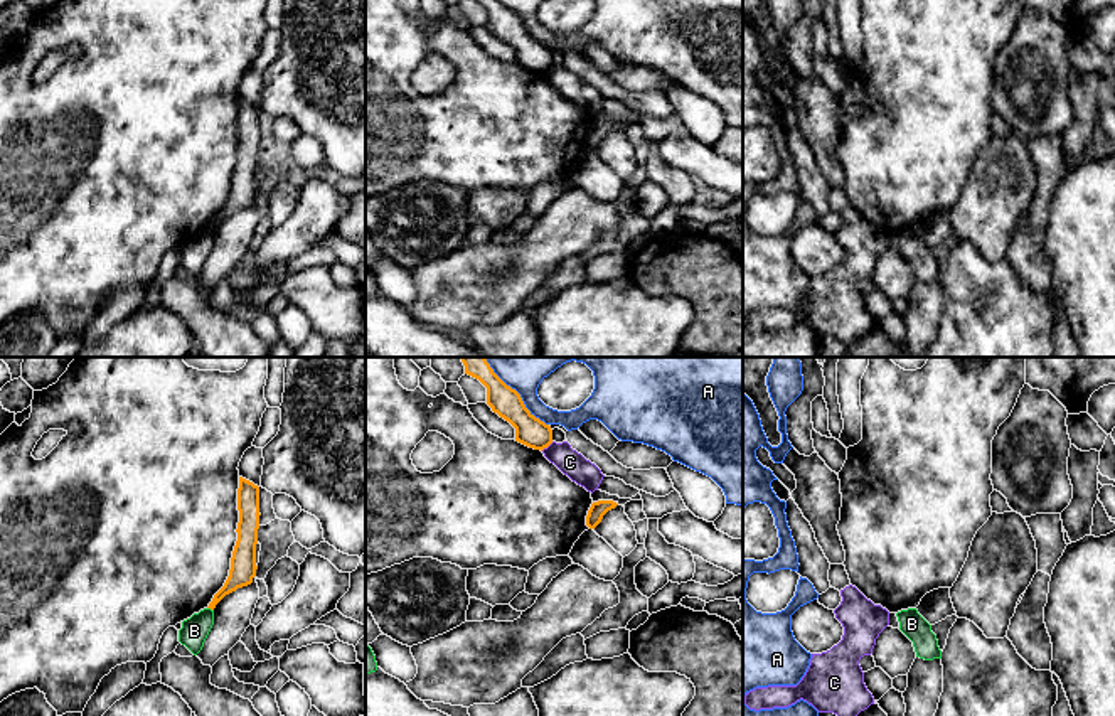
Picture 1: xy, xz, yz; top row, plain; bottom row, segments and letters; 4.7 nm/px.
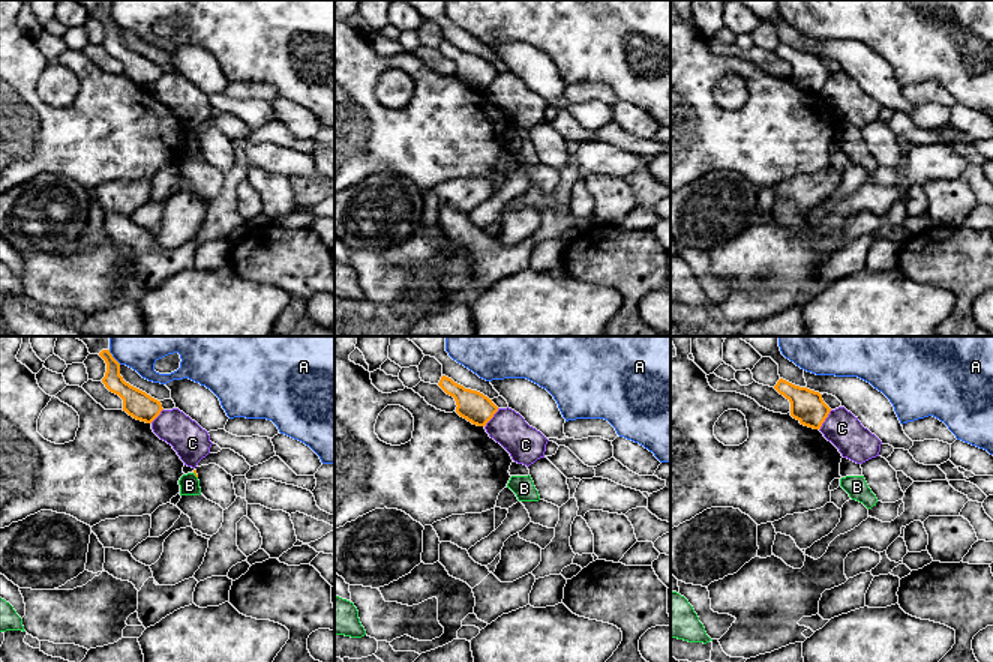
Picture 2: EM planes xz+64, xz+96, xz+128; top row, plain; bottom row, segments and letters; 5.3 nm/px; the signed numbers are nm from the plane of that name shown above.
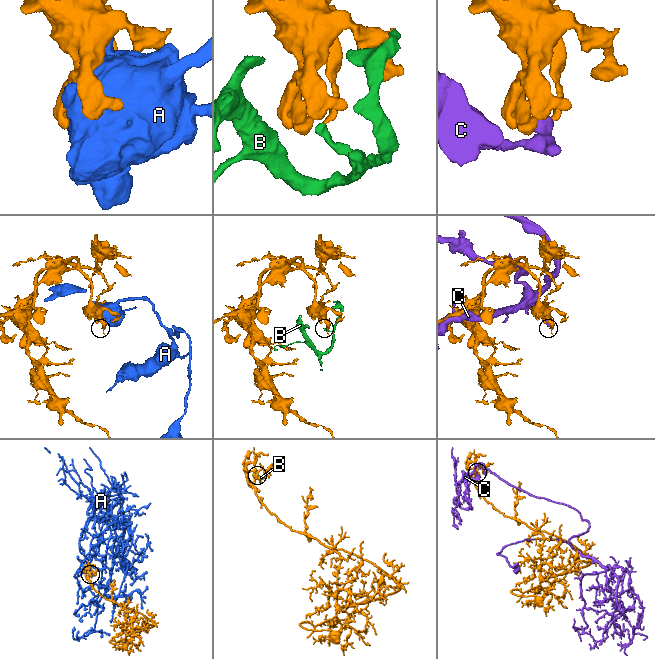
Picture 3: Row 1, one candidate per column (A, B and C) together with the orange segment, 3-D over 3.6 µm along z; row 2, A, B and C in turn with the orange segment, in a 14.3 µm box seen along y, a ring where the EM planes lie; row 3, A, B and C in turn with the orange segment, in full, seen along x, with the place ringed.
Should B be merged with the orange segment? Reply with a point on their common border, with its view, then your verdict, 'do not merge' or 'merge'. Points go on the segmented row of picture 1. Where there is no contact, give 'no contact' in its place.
meets orange in xy at (211, 609); do not merge

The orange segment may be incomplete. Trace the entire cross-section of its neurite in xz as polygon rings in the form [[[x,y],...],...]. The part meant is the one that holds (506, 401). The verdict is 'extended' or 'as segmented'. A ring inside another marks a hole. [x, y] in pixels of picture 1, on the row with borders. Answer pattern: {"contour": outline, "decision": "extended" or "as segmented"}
{"contour": [[[485,357],[460,359],[465,374],[478,379],[487,387],[487,404],[492,411],[515,428],[515,441],[541,452],[552,443],[551,426],[525,408],[520,394],[493,372]]], "decision": "as segmented"}

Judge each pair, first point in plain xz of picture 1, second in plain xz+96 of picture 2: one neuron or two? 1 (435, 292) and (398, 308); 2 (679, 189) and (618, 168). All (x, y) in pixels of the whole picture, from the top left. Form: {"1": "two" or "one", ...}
{"1": "two", "2": "two"}

